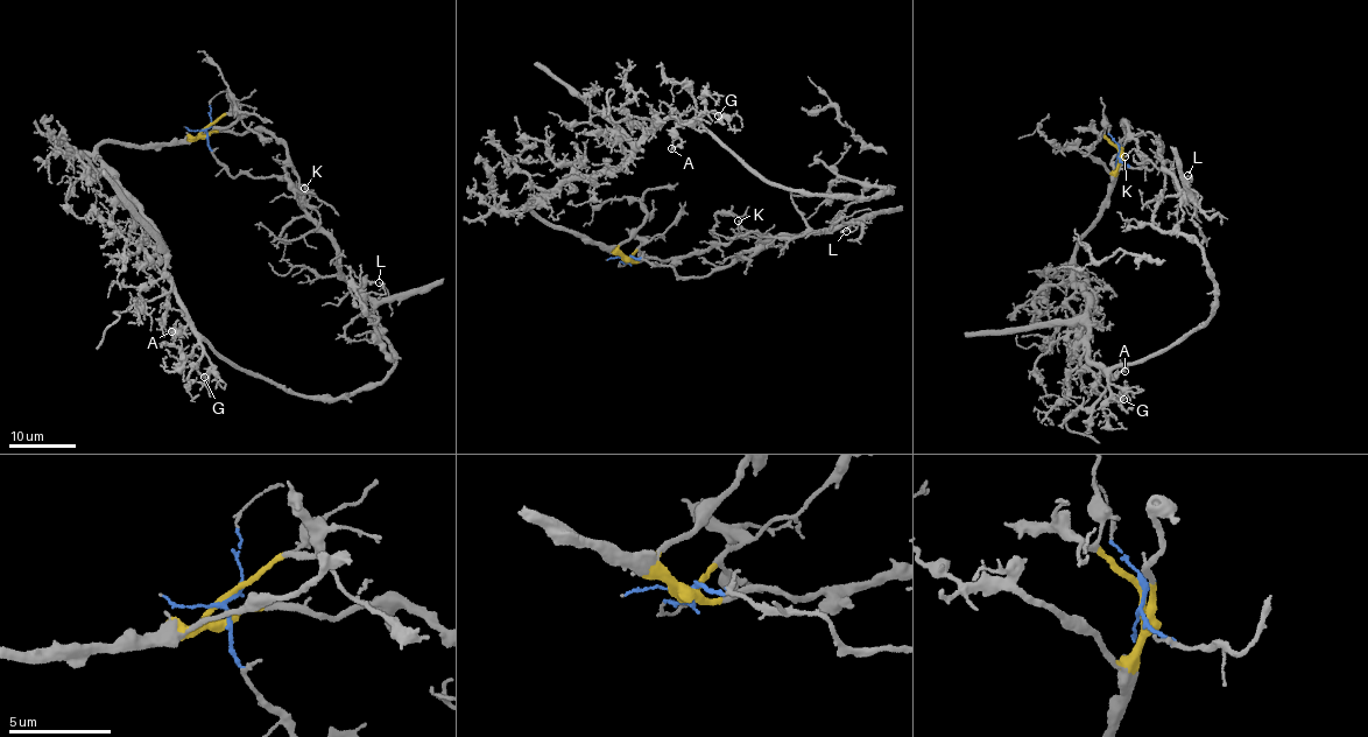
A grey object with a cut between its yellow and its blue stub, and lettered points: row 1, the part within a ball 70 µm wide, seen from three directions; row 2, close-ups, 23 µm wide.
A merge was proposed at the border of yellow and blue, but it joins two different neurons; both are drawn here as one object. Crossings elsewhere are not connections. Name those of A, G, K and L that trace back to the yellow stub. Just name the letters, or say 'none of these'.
A, G, K

